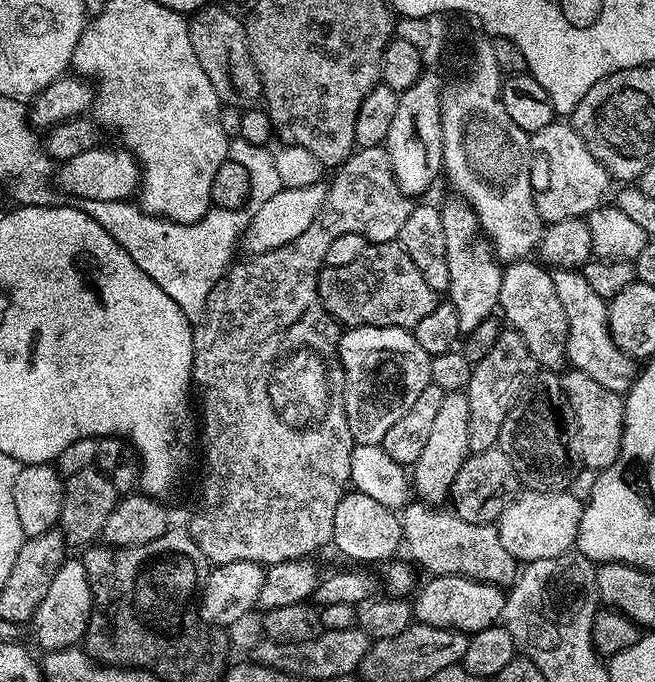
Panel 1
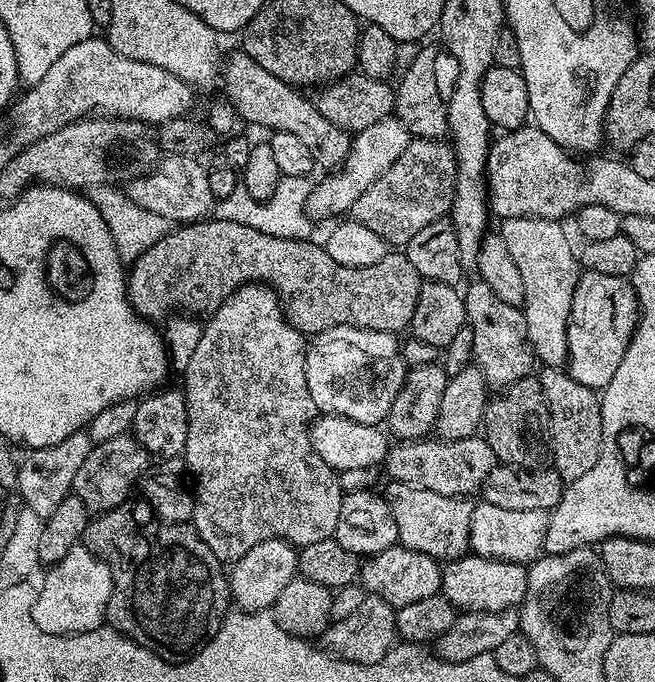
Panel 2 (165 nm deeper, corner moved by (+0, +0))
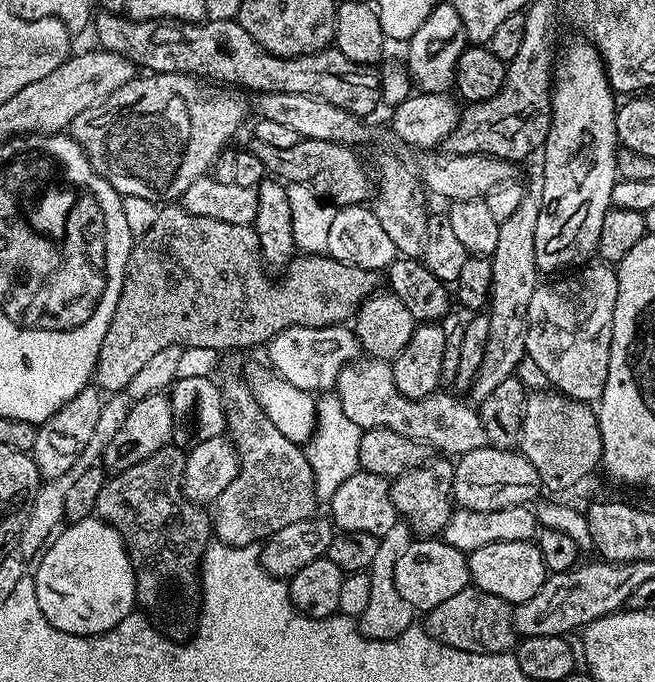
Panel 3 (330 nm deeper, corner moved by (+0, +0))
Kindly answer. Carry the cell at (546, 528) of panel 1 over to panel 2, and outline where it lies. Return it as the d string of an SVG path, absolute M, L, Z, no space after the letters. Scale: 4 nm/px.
M476 502L468 519L468 547L482 558L509 560L528 566L532 561L540 559L544 552L547 525L548 512L543 508L504 510L502 506Z

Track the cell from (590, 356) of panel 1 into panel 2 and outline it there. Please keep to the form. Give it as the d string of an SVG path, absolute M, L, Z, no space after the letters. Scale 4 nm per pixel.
M519 216L505 220L499 226L498 235L506 242L506 250L510 250L510 258L514 258L522 274L522 311L533 357L541 365L559 368L568 359L568 319L574 290L582 275L577 249L572 249L564 233L565 225L559 220Z

